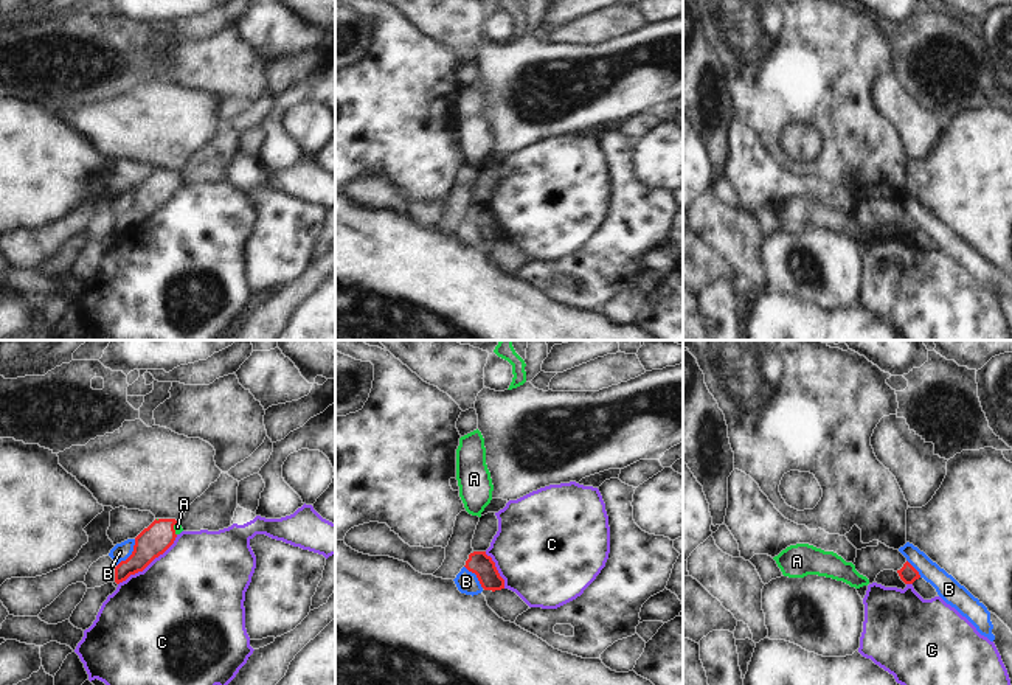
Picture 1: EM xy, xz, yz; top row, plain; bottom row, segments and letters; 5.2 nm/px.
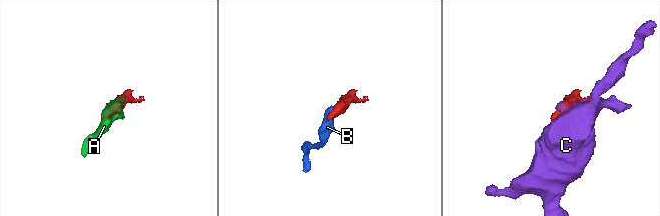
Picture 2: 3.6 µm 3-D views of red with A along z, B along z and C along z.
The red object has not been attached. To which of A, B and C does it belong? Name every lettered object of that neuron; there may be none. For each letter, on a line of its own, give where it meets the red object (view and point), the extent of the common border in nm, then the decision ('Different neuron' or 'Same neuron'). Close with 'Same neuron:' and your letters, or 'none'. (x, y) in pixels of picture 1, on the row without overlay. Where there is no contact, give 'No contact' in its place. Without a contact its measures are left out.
A: Touches red at xy (173, 180). Shared border 70 nm. Same neuron
B: Touches red at xy (132, 205). Shared border 170 nm. Different neuron
C: Touches red at xy (149, 215). Shared border 400 nm. Different neuron
Same neuron: A

